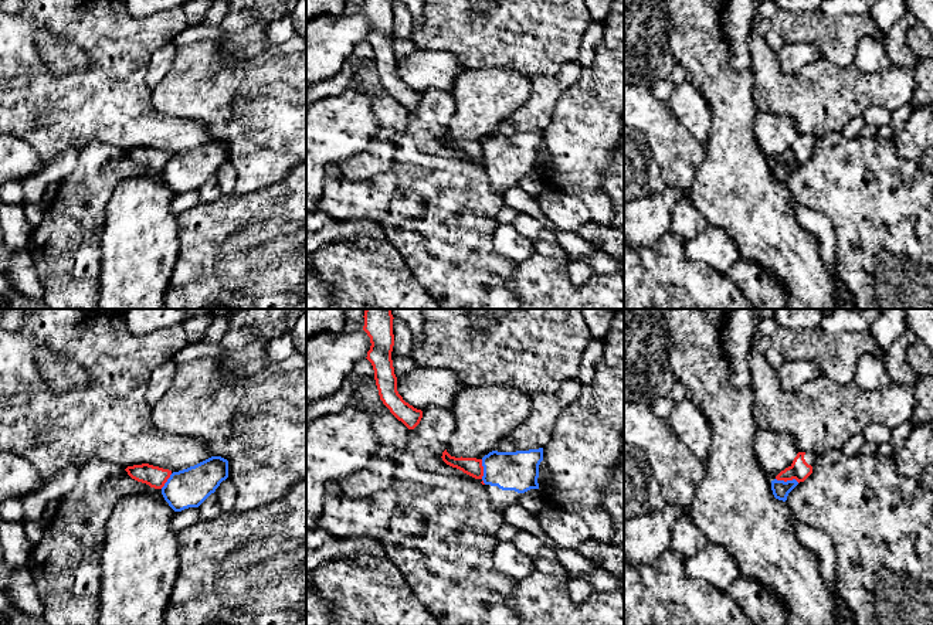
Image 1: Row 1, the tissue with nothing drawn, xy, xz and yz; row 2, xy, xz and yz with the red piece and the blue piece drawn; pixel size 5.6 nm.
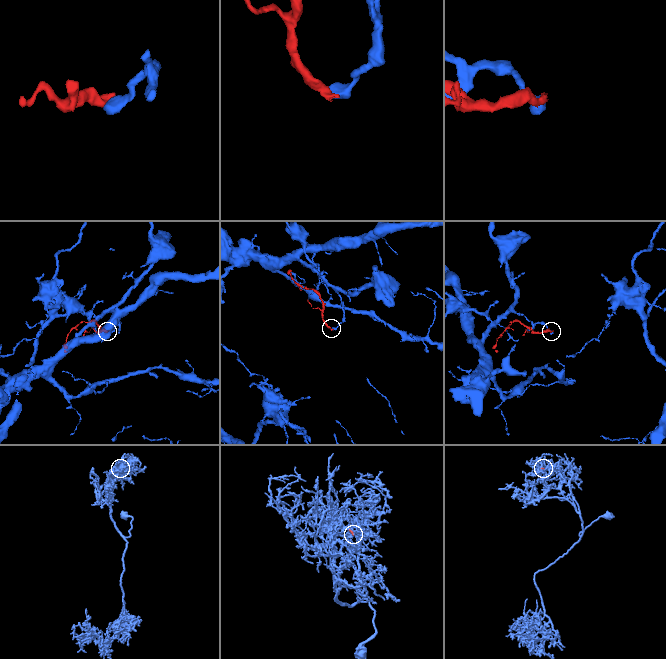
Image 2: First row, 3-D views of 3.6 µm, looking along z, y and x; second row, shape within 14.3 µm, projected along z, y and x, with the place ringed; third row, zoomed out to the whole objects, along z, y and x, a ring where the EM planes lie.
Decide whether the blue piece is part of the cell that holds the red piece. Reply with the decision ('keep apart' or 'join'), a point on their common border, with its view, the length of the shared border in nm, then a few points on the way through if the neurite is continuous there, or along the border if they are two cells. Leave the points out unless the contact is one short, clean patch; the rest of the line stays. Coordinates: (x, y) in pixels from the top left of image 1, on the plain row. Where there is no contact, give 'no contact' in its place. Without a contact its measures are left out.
keep apart; contact xz (482, 155); length 150 nm; border xz (481, 142), (482, 163), (485, 166)

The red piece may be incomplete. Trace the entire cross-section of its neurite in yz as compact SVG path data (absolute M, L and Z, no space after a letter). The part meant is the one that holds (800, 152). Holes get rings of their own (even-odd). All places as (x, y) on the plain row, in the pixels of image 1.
M798 135L793 146L781 153L776 162L784 164L795 162L798 166L804 164L812 156L817 137L818 136L814 135Z

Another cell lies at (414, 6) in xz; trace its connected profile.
M394 0L394 1L398 1L408 9L408 11L413 16L413 23L415 26L421 24L423 6L424 6L423 0Z

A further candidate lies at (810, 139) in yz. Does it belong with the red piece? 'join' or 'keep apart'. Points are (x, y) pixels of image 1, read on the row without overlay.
join

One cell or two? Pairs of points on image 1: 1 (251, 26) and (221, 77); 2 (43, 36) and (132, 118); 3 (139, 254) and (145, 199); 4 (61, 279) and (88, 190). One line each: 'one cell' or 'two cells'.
1: two cells
2: two cells
3: one cell
4: one cell

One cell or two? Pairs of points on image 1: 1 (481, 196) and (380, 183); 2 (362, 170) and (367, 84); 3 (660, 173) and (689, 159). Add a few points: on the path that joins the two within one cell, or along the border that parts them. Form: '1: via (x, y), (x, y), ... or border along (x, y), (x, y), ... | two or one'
1: border along (397, 175), (397, 190), (384, 217) | two
2: via (382, 149), (384, 104) | one
3: via (667, 166), (674, 159), (682, 159) | one

